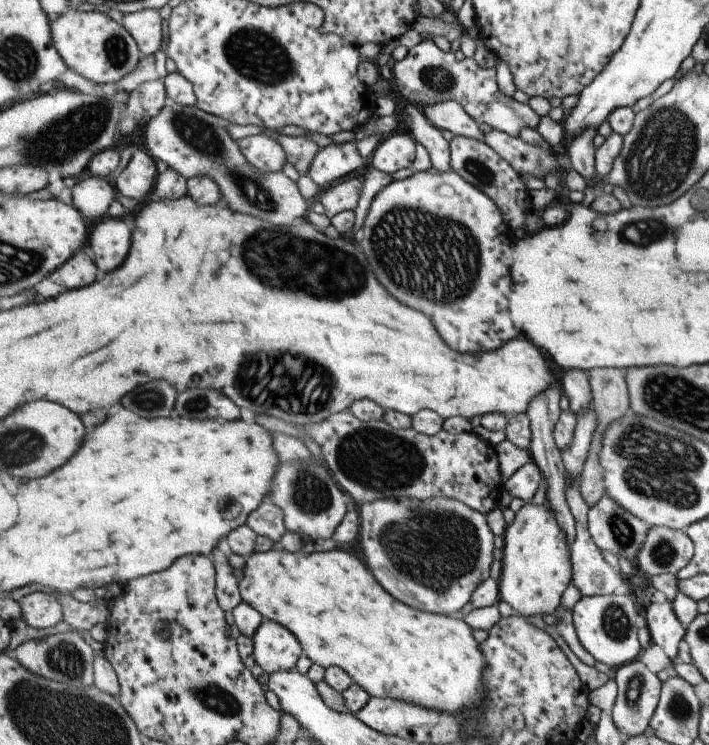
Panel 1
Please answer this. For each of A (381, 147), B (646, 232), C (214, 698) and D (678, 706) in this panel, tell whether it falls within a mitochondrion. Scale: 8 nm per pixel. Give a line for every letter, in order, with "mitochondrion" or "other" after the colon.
A: other
B: mitochondrion
C: mitochondrion
D: mitochondrion

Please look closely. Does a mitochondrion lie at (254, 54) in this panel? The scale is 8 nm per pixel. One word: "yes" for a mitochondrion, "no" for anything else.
yes

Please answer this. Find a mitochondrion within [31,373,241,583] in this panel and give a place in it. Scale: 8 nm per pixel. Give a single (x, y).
(151, 400)

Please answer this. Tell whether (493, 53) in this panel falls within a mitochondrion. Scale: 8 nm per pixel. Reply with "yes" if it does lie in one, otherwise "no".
no

